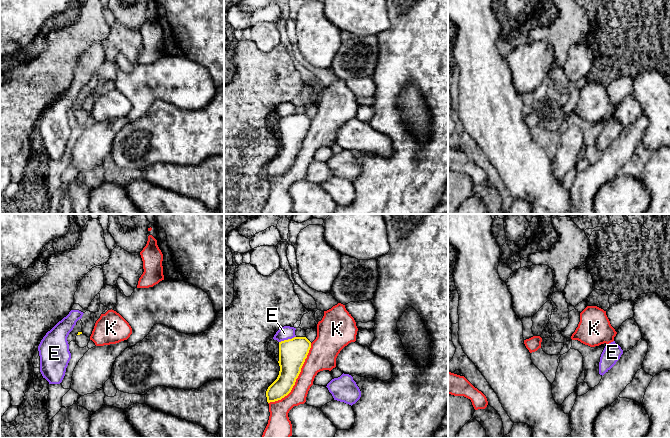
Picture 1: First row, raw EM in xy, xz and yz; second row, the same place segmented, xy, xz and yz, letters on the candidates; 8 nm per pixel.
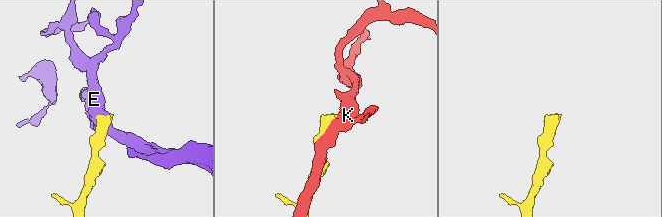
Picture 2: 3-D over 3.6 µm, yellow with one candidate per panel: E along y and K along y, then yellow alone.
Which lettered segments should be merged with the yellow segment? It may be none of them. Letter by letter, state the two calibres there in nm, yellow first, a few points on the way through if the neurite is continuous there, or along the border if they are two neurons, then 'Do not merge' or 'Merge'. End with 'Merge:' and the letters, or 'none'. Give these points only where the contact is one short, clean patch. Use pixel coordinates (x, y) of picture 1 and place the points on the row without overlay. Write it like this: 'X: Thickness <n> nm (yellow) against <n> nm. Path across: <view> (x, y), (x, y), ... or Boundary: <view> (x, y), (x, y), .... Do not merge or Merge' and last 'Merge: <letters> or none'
E: Thickness 220 nm (yellow) against 110 nm. Boundary: xz (295, 112), (279, 118). Do not merge
K: Thickness 220 nm (yellow) against 220 nm. Do not merge
Merge: none

